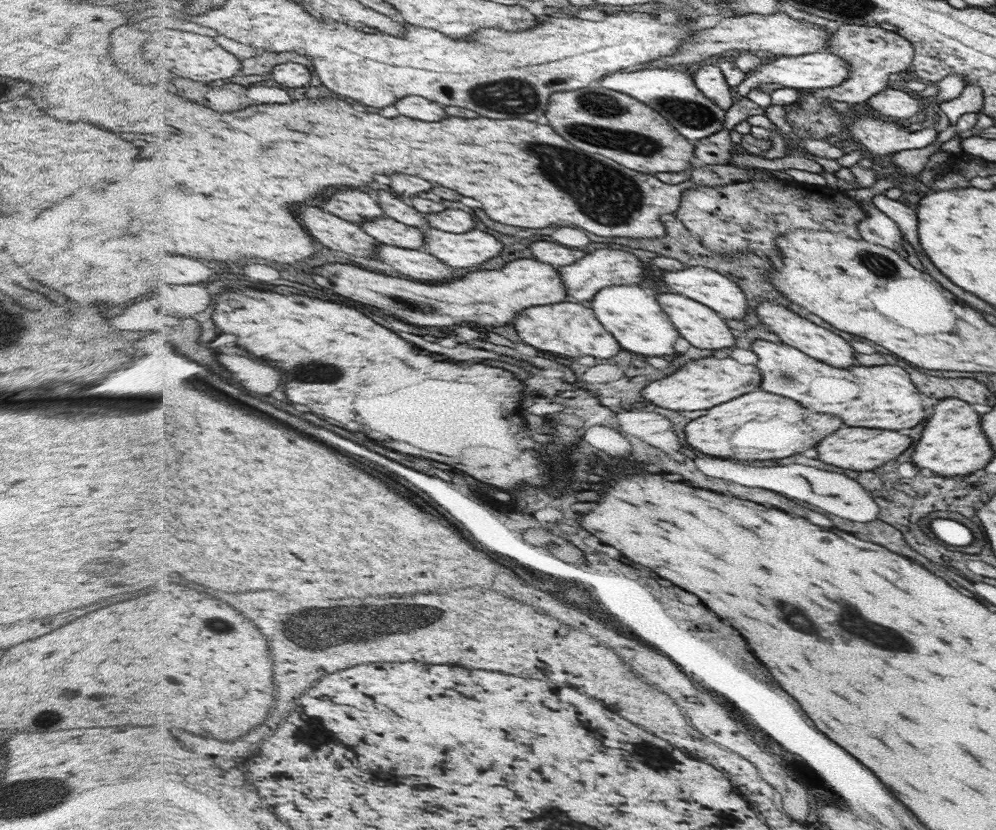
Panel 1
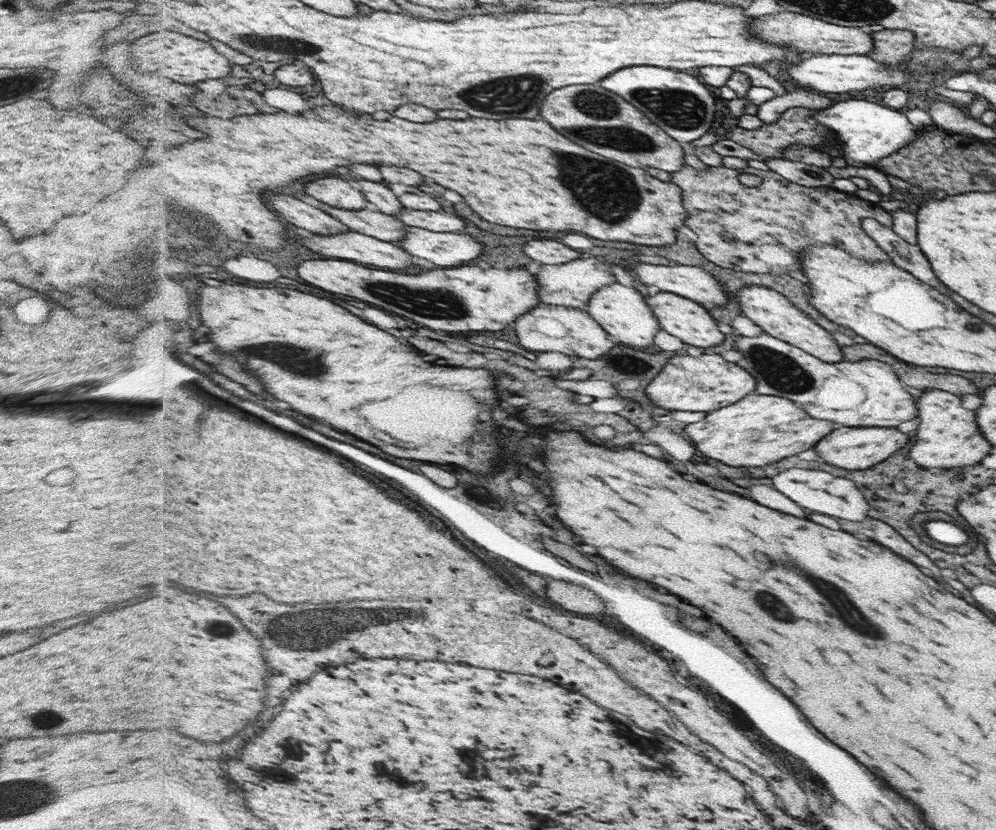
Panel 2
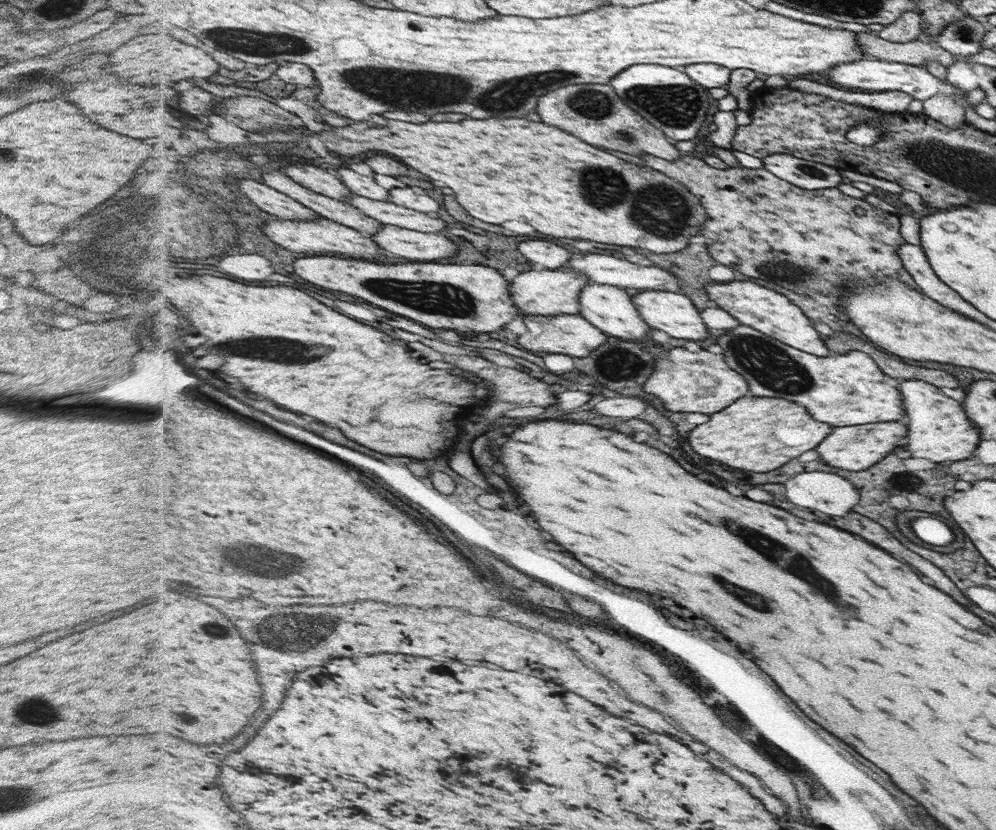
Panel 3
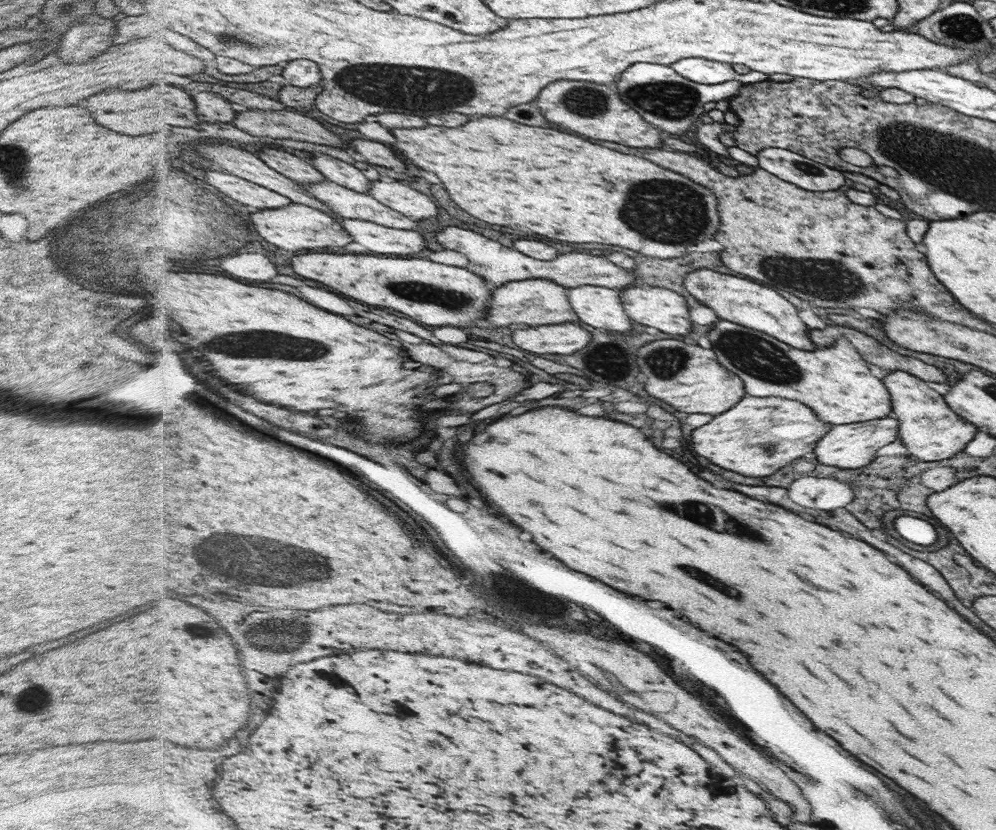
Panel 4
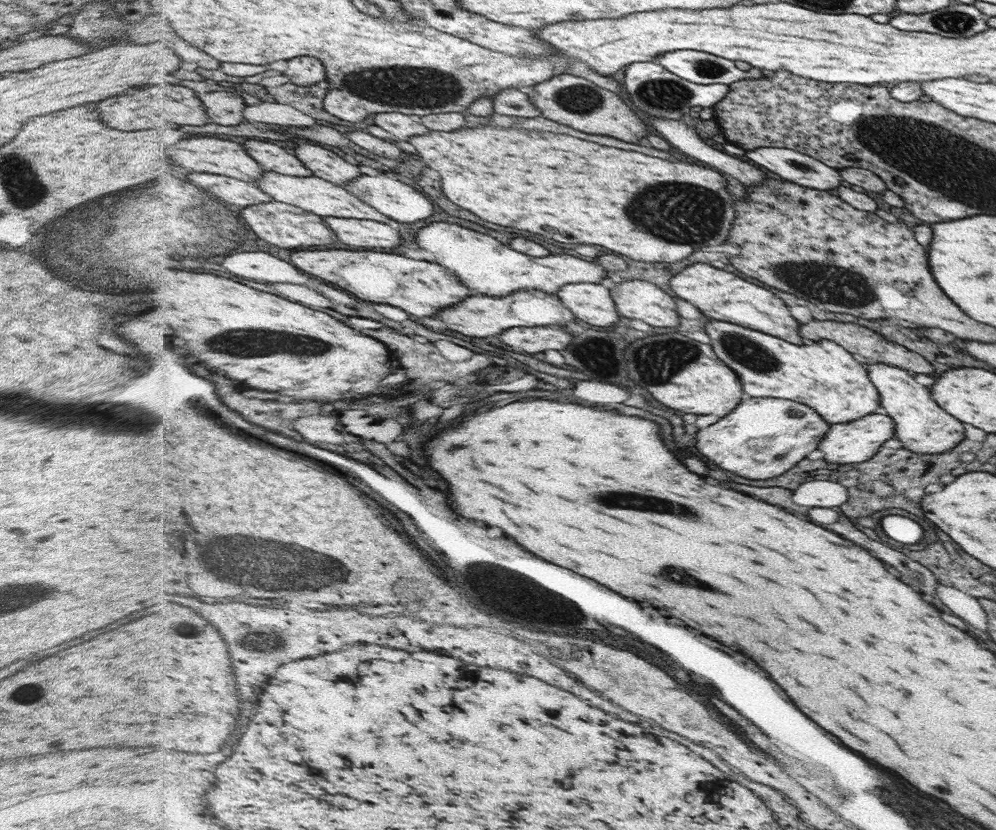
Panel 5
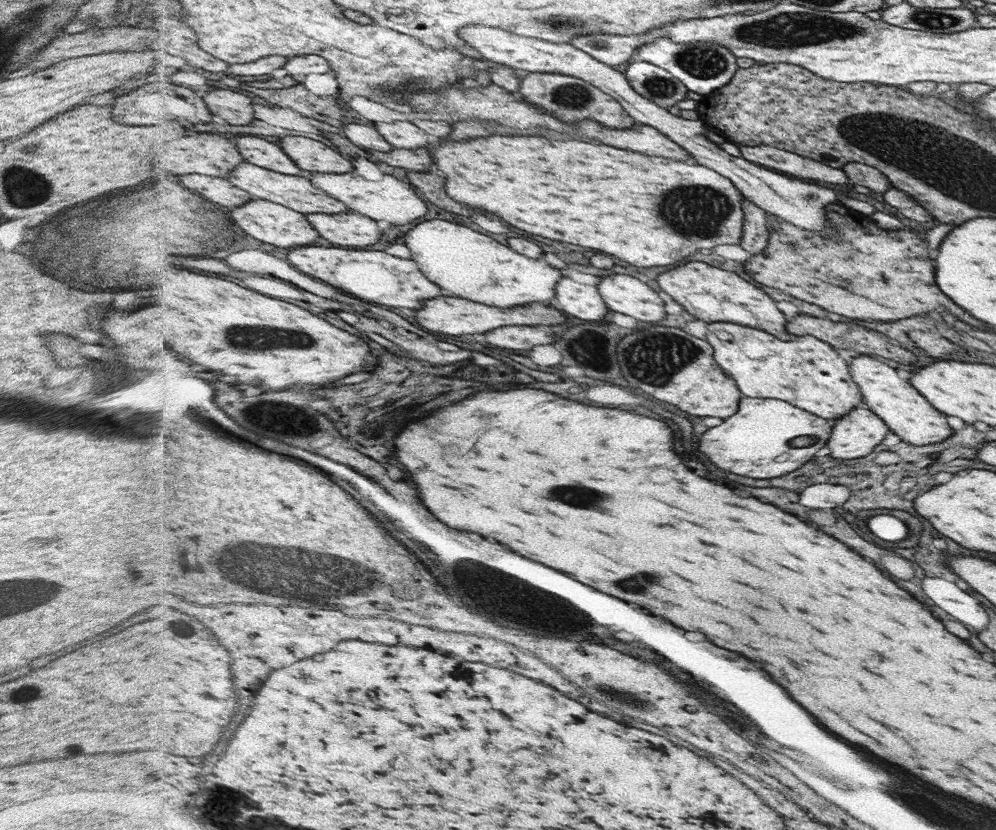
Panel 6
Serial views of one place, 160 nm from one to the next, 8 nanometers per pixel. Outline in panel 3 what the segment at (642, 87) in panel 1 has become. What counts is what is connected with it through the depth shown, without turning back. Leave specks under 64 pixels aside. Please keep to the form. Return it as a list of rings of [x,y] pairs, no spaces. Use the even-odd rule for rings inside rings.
[[[634,64],[634,68],[626,68],[626,72],[618,74],[610,84],[614,84],[613,87],[618,92],[618,96],[630,108],[633,108],[634,112],[641,113],[645,120],[661,129],[672,142],[677,142],[692,140],[698,134],[704,122],[706,110],[710,108],[708,94],[706,94],[707,88],[688,76],[674,68],[666,68],[664,65]]]

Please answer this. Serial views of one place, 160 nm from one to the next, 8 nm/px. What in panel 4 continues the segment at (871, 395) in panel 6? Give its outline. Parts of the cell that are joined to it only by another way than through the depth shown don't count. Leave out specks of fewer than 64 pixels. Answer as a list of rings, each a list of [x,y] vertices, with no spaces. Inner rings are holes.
[[[902,370],[890,372],[884,380],[890,384],[890,392],[894,392],[894,414],[902,420],[902,444],[908,448],[910,456],[924,462],[952,458],[974,438],[976,426],[954,414],[944,398],[924,380]]]

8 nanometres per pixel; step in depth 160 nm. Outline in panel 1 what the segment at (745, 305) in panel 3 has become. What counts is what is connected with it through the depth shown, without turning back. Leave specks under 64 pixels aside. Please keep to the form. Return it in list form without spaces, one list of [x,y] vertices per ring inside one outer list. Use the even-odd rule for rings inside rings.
[[[760,301],[755,310],[760,322],[770,332],[777,334],[782,343],[801,349],[802,352],[809,354],[816,360],[825,361],[829,365],[834,364],[836,368],[848,368],[848,366],[852,366],[856,362],[854,356],[857,353],[844,338],[840,338],[838,334],[826,328],[816,326],[814,321],[809,321],[804,317],[798,316],[798,313],[792,312],[789,308],[783,307],[781,304],[776,304],[776,302]]]

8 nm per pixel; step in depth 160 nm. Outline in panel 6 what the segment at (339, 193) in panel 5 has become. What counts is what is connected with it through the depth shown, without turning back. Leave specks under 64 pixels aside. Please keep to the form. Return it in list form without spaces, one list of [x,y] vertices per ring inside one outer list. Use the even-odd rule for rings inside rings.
[[[244,162],[234,169],[228,176],[238,188],[246,189],[256,199],[264,199],[297,210],[304,214],[352,212],[349,206],[338,200],[336,196],[328,194],[325,190],[318,188],[308,177],[302,175],[282,174],[268,168]]]

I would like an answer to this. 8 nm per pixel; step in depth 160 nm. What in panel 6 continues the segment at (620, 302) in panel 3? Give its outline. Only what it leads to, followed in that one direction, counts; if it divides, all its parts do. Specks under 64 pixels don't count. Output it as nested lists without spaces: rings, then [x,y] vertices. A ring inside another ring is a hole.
[[[561,278],[561,280],[562,284],[560,282],[557,284],[556,304],[560,304],[564,312],[592,322],[602,320],[608,314],[608,308],[600,298],[596,286],[584,286],[570,278]]]

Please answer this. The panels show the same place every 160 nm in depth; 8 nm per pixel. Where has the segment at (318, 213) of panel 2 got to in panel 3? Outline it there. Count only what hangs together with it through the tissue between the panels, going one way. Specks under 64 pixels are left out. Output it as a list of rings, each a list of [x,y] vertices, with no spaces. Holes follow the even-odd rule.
[[[238,180],[238,188],[251,199],[260,209],[276,215],[280,219],[288,220],[315,220],[320,217],[316,211],[302,204],[277,188],[266,186],[256,180]]]

